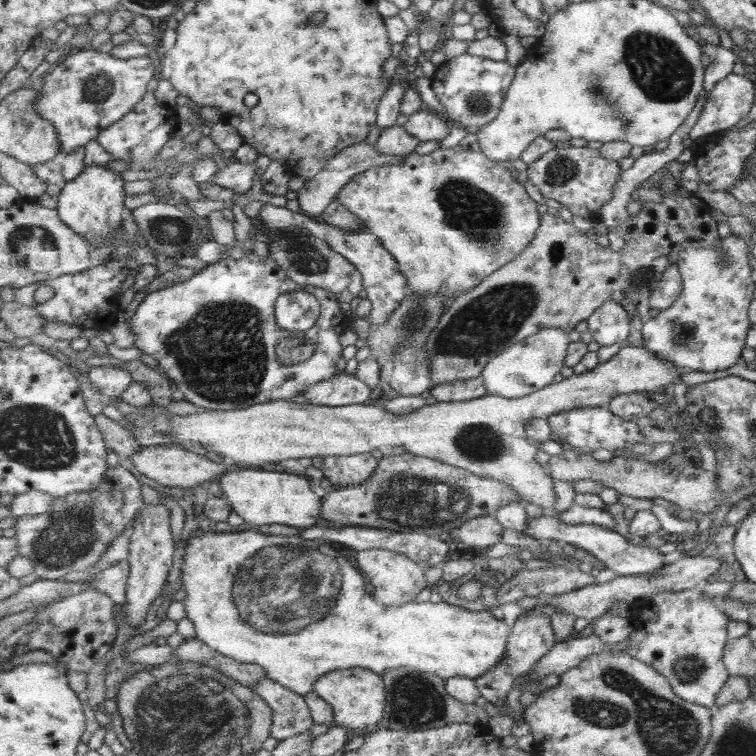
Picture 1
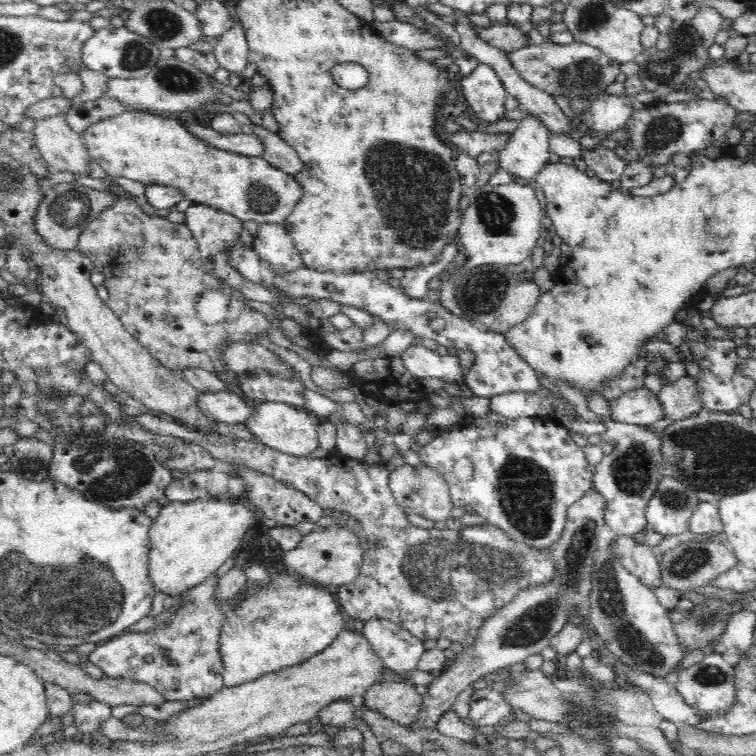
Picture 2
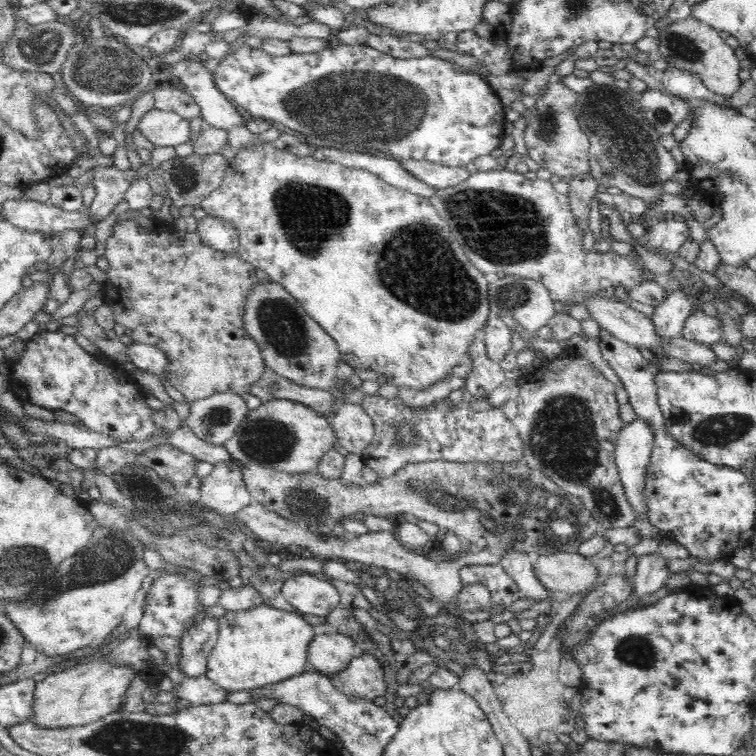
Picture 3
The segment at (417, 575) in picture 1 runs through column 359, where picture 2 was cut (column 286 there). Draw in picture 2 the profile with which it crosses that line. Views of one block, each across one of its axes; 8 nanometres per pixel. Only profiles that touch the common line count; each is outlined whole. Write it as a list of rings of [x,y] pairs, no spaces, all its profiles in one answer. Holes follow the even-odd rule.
[[[334,523],[328,528],[315,529],[304,535],[302,542],[294,550],[282,553],[279,562],[305,579],[315,580],[318,584],[325,584],[326,587],[330,584],[341,587],[359,575],[365,552],[360,546],[358,536],[354,536],[346,525],[338,526]]]

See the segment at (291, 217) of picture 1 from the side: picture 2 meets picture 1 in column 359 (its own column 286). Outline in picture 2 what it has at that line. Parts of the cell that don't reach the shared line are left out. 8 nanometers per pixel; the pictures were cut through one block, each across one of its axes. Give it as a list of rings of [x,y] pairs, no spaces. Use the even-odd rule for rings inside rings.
[[[277,223],[260,225],[258,234],[253,240],[253,248],[264,260],[274,264],[276,271],[286,272],[304,265],[301,254],[296,250],[294,241],[284,225]]]

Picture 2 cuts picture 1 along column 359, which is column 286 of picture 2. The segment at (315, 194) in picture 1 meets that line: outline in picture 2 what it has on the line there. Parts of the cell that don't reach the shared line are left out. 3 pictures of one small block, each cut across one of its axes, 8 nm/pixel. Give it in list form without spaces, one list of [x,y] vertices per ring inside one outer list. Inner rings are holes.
[[[262,125],[254,126],[254,135],[262,141],[264,161],[277,170],[282,170],[285,174],[294,176],[301,170],[304,170],[304,164],[301,164],[296,150],[292,148],[278,132],[272,132]]]

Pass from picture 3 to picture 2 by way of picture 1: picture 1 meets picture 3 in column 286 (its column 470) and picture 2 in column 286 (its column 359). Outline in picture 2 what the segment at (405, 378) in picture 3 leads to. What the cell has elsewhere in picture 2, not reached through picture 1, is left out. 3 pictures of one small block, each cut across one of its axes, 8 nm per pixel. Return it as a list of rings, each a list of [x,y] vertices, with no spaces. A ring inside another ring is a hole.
[[[123,112],[118,116],[102,119],[89,126],[83,132],[83,142],[91,159],[107,172],[110,178],[124,177],[148,185],[172,186],[180,189],[186,200],[214,207],[226,212],[238,220],[284,225],[286,218],[292,215],[293,208],[301,198],[301,187],[290,174],[273,168],[261,157],[248,157],[236,153],[218,151],[200,142],[182,121],[163,118],[160,114]]]

